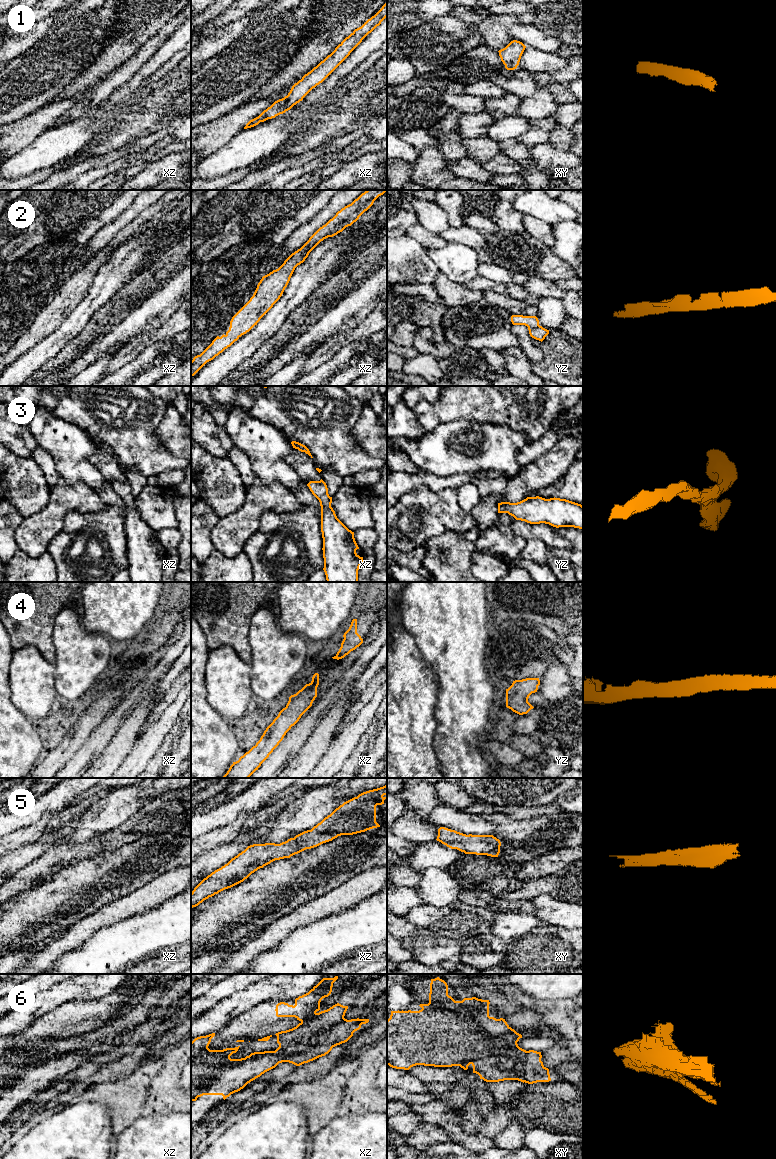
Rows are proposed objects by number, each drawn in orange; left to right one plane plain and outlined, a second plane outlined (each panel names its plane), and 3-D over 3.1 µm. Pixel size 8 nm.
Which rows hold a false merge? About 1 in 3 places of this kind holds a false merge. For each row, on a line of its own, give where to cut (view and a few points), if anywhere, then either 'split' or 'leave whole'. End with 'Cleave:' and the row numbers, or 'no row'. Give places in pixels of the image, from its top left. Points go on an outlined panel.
1: no cut | leave whole
2: no cut | leave whole
3: no cut | leave whole
4: no cut | leave whole
5: no cut | leave whole
6: xz (344, 1018), (329, 1030), (322, 1043), (284, 1061) | split
Cleave: 6

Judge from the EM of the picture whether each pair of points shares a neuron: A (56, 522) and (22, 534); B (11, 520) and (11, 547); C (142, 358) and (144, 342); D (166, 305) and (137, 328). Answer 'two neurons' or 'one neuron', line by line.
A: one neuron
B: one neuron
C: two neurons
D: one neuron

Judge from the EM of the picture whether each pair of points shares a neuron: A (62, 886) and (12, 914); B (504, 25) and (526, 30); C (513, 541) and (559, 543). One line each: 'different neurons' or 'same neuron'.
A: same neuron
B: different neurons
C: different neurons

